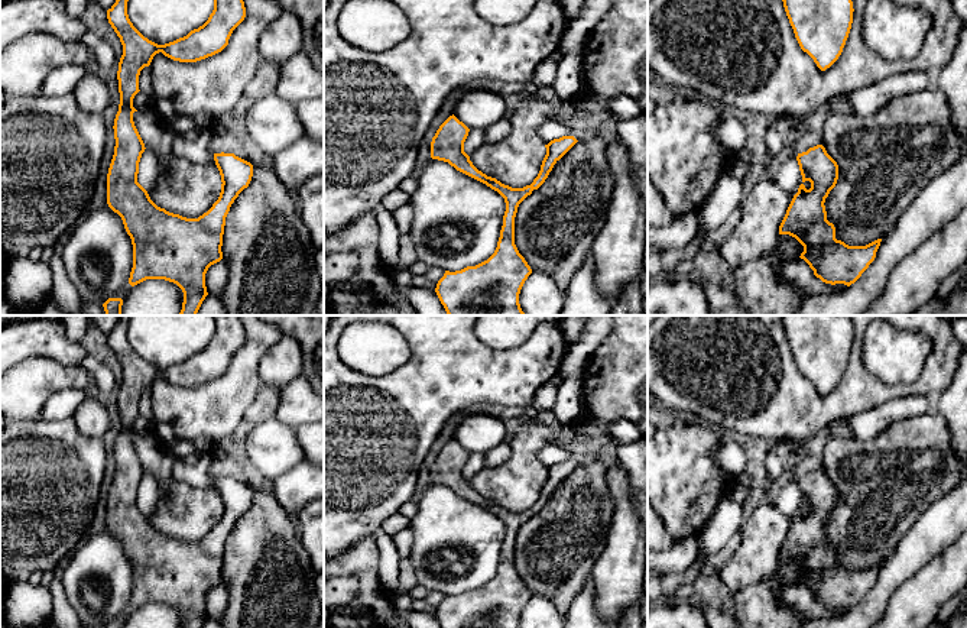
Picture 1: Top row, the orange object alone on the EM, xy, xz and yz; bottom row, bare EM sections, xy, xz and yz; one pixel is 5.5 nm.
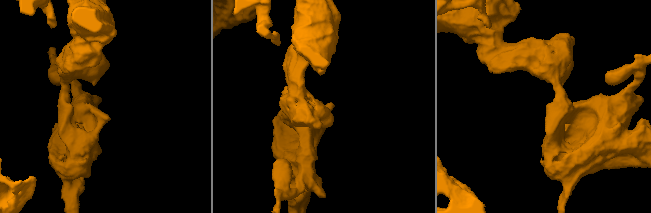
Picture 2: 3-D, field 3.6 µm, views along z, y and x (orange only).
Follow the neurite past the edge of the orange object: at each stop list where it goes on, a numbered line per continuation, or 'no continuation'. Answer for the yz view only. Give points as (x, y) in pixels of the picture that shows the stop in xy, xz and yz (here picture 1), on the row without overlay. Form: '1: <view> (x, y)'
no continuation

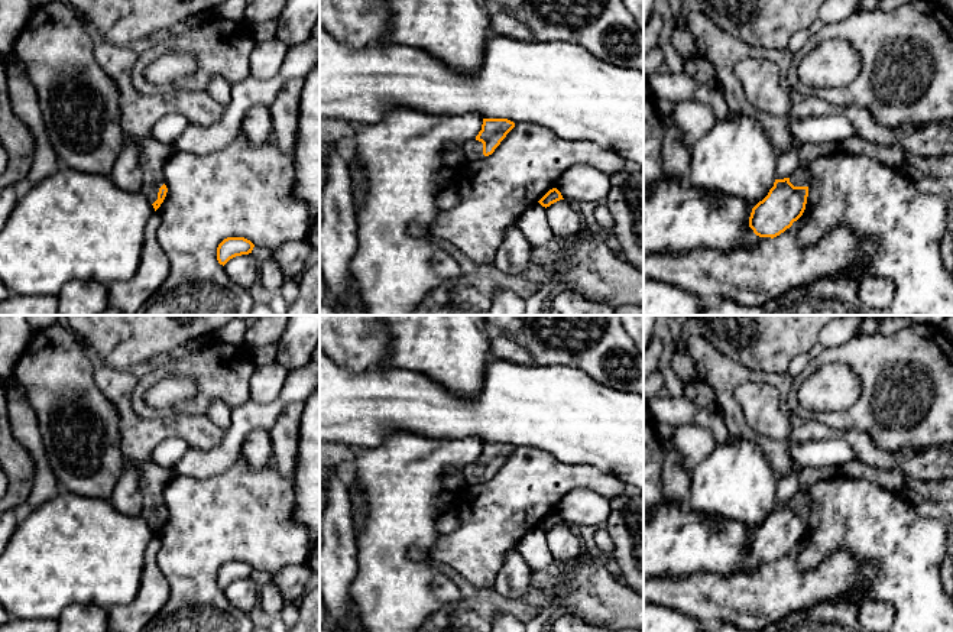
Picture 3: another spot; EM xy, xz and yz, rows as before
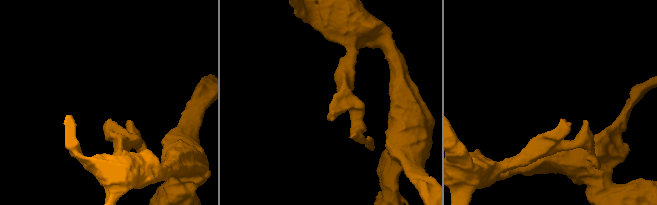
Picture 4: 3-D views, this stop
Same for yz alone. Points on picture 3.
1: yz (807, 476)

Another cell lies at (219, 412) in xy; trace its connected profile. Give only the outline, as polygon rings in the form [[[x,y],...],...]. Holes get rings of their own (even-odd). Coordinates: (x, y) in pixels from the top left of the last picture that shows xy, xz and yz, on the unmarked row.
[[[213,401],[207,408],[205,415],[213,421],[218,428],[227,431],[230,427],[230,412],[231,408],[223,401]]]

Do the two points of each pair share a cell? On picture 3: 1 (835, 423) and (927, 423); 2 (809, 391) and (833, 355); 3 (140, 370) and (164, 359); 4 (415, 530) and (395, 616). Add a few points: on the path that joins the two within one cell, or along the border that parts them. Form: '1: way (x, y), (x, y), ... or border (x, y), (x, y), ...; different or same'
1: way (858, 421), (894, 421), (904, 428); same
2: border (858, 378), (846, 365), (825, 363), (801, 385); different
3: way (146, 368), (158, 360); same
4: way (395, 551), (395, 595); same

